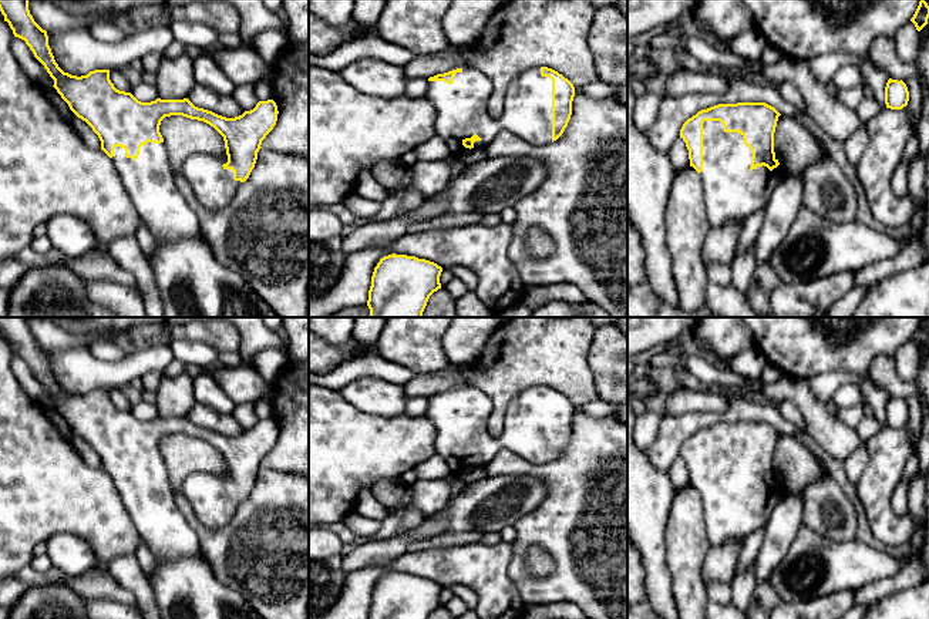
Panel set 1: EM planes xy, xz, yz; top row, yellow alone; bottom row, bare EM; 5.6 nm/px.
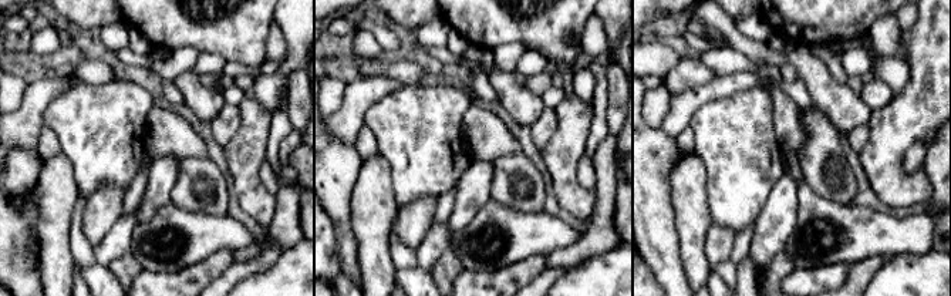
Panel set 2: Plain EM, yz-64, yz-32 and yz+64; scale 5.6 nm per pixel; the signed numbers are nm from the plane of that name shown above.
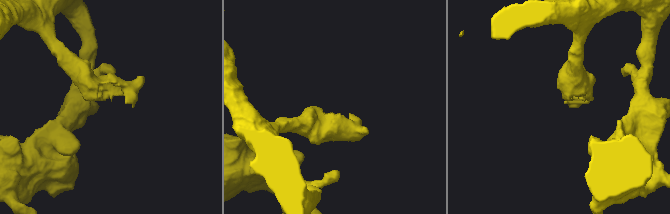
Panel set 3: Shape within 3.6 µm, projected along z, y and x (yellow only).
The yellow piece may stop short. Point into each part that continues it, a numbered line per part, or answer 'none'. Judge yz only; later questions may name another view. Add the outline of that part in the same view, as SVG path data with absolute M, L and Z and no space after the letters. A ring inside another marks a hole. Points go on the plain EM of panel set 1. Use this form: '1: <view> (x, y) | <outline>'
1: yz (731, 511) | M703 441L703 490L699 492L703 501L706 535L710 548L718 546L730 539L745 541L754 531L763 528L771 511L784 497L785 491L778 484L773 490L767 485L751 485L751 468L744 462L738 451L726 451L723 441Z

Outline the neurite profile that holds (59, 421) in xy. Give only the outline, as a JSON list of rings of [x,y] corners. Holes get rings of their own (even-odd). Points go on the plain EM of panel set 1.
[[[41,404],[47,417],[53,421],[53,424],[58,428],[58,431],[67,438],[71,440],[73,430],[68,423],[61,417],[60,413],[54,410],[54,407]]]

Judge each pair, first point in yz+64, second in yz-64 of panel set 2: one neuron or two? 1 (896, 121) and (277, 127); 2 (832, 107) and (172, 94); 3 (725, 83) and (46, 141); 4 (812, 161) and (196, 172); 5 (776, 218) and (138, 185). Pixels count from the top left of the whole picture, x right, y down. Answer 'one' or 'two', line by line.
1: two
2: two
3: two
4: one
5: two

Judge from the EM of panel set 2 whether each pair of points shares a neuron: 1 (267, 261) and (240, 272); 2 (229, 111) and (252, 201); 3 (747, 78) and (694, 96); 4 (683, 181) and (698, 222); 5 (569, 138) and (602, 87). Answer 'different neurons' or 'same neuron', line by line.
1: same neuron
2: different neurons
3: same neuron
4: same neuron
5: different neurons

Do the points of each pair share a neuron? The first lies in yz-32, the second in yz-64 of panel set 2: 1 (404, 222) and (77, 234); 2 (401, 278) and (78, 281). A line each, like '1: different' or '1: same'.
1: different
2: different

